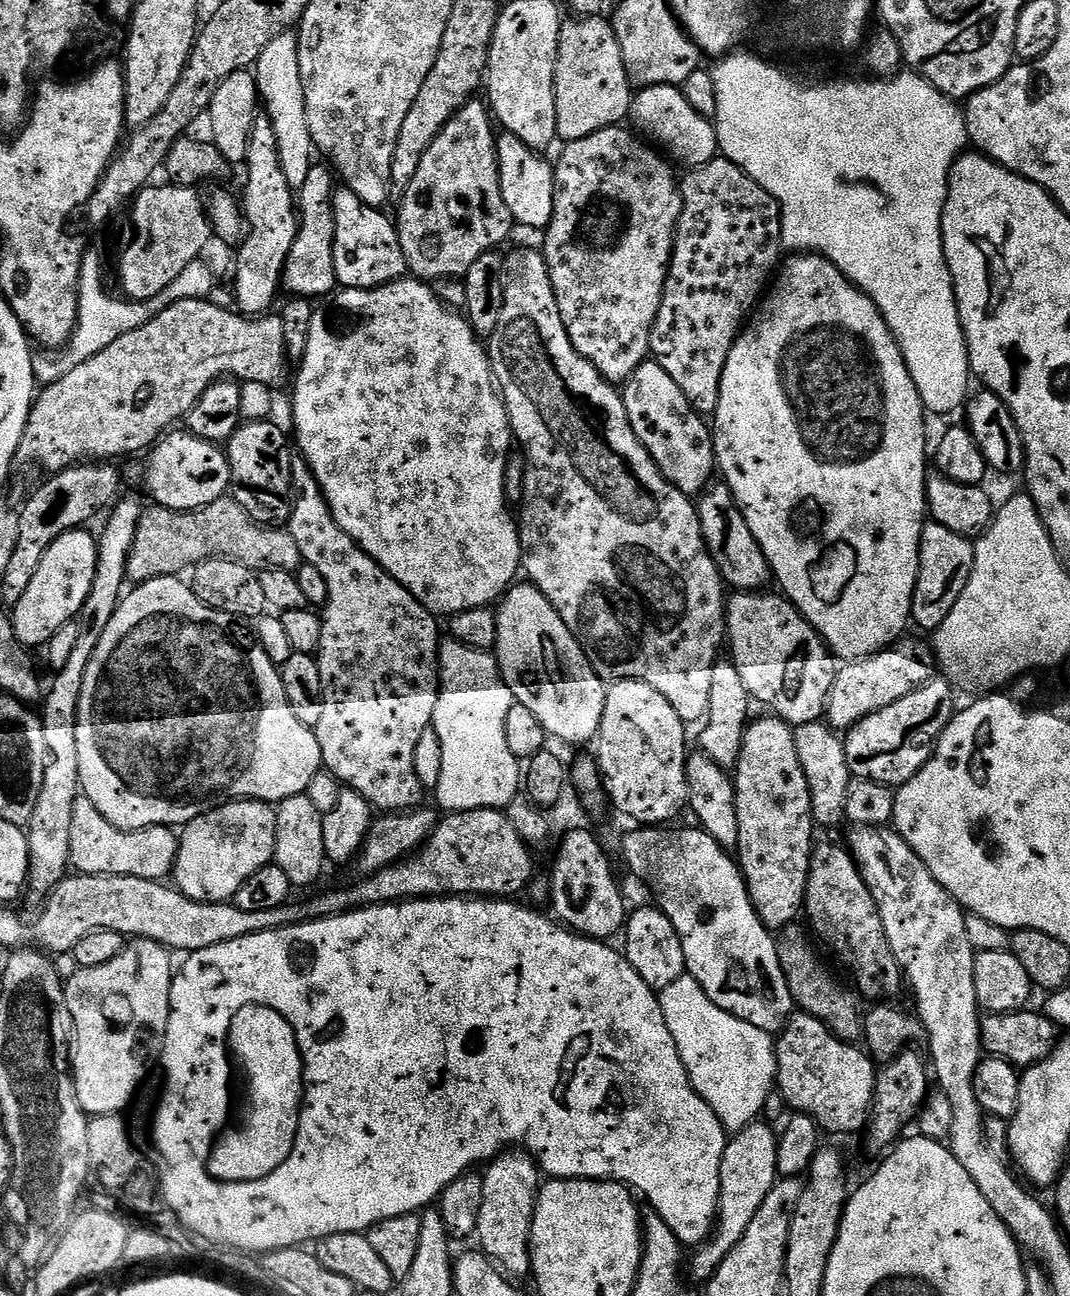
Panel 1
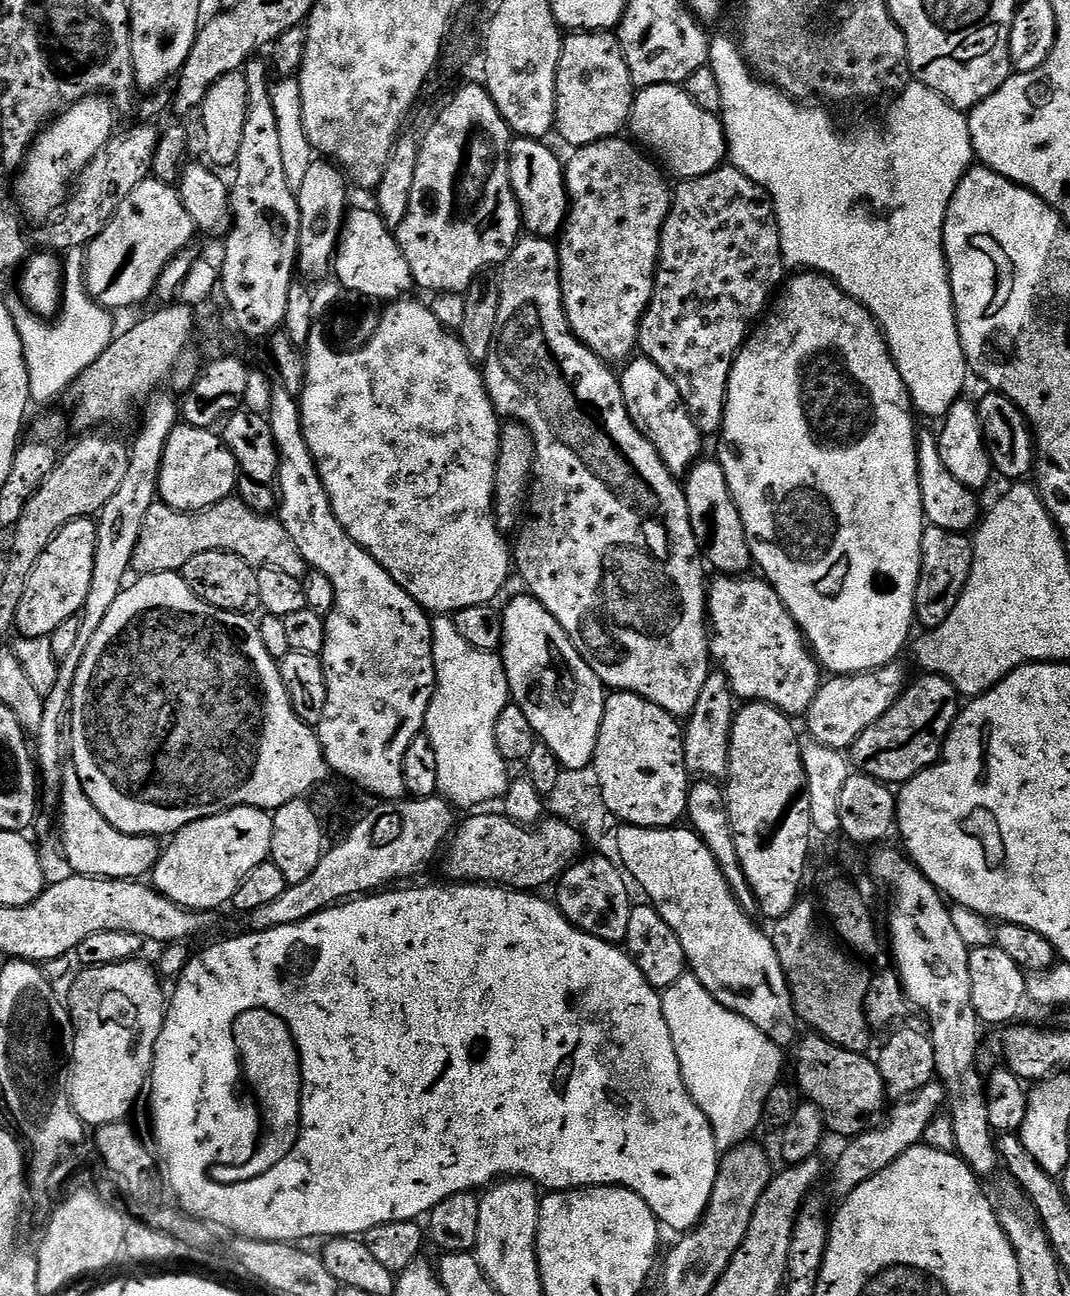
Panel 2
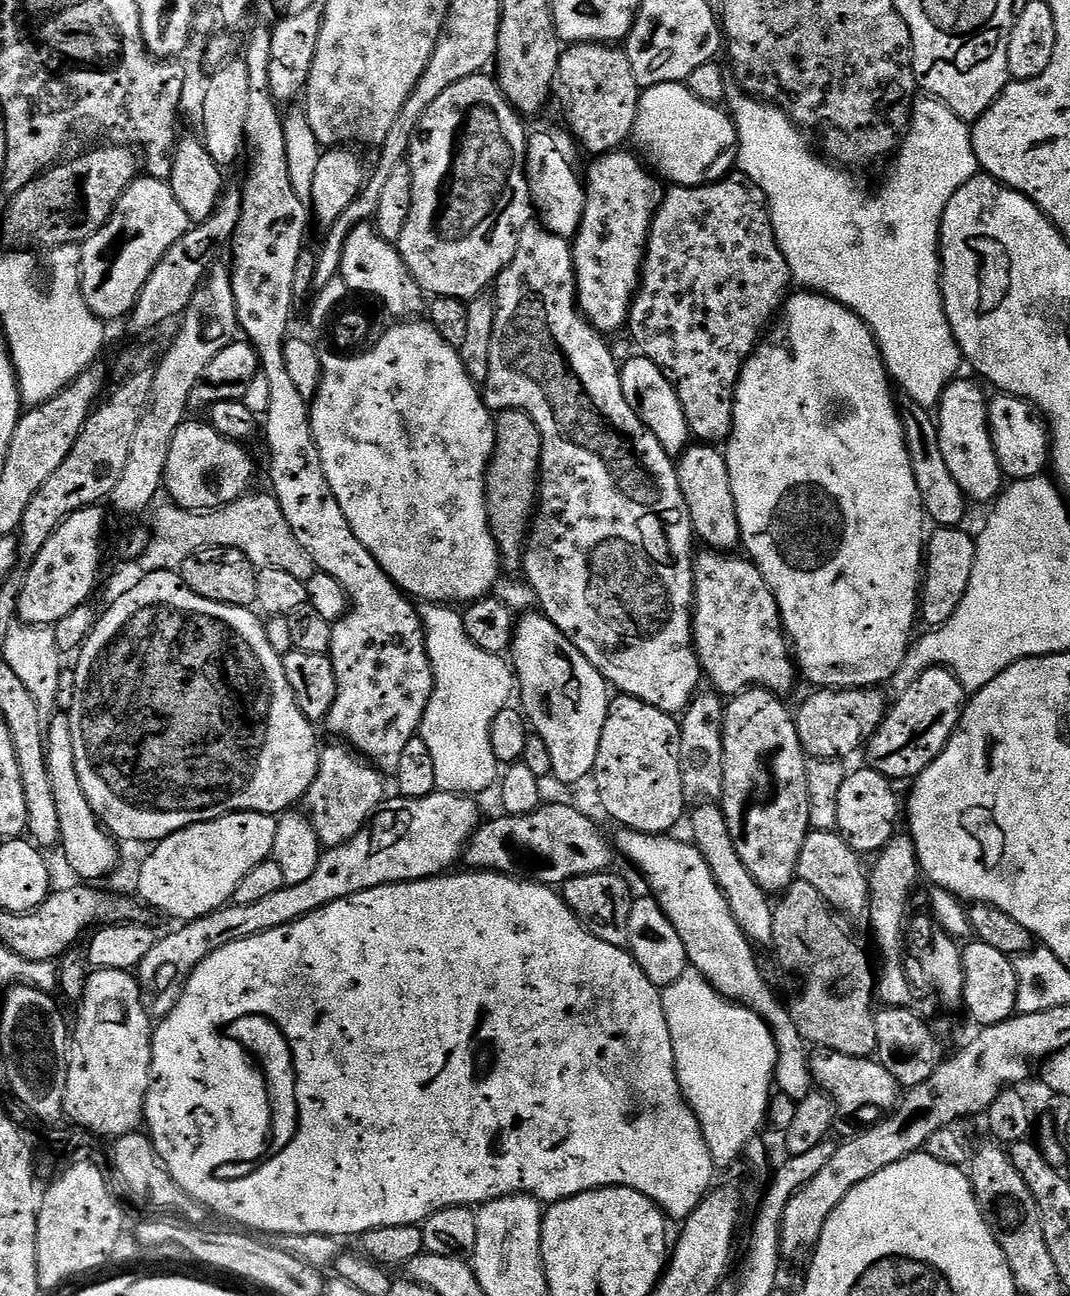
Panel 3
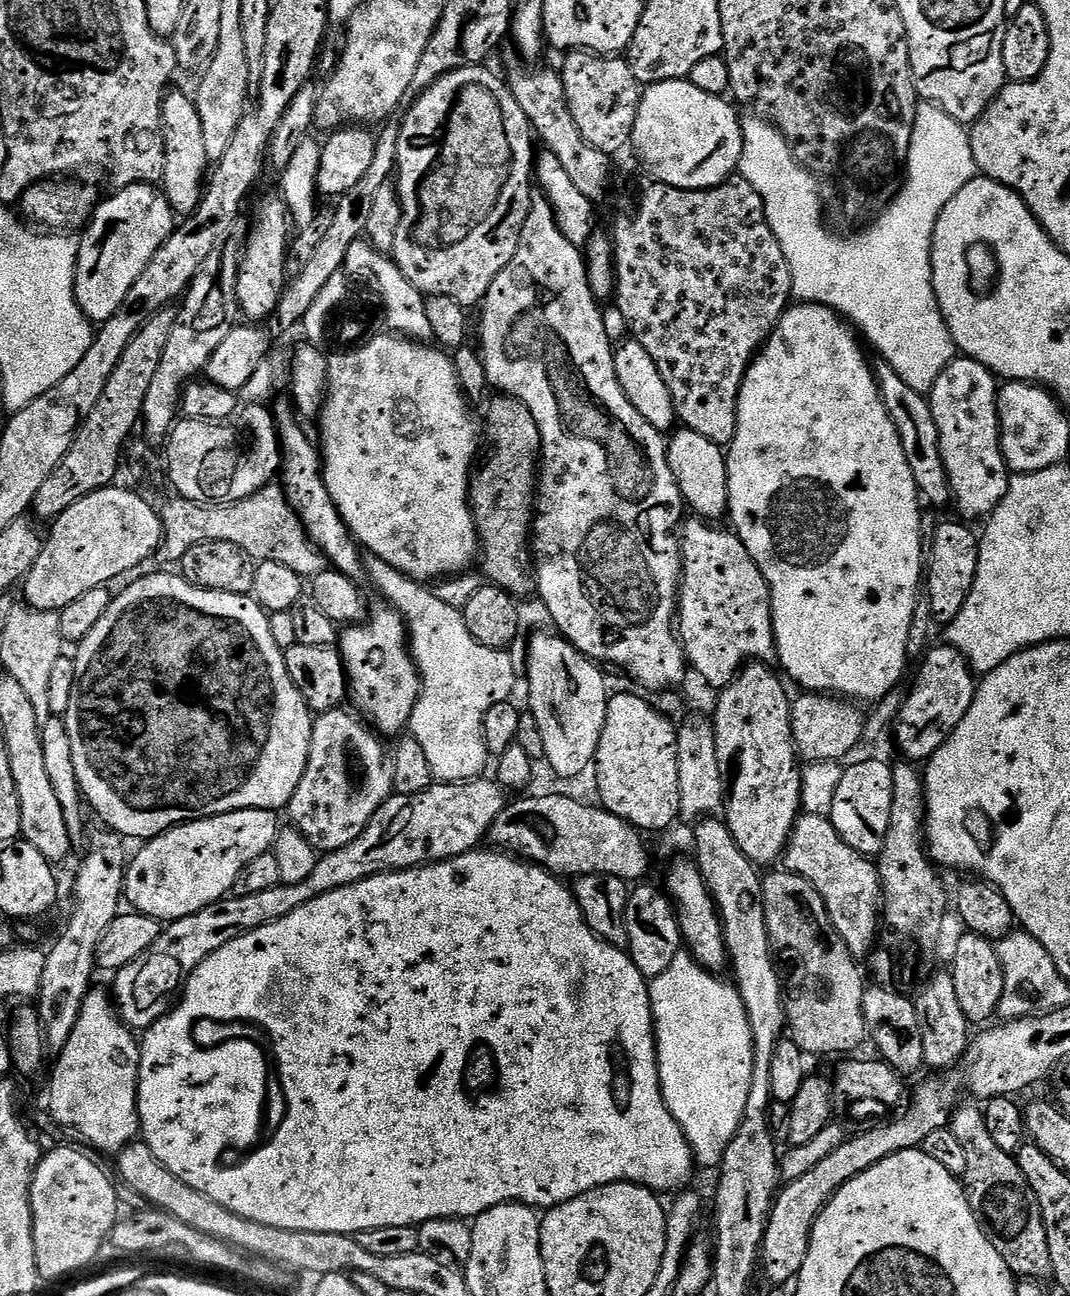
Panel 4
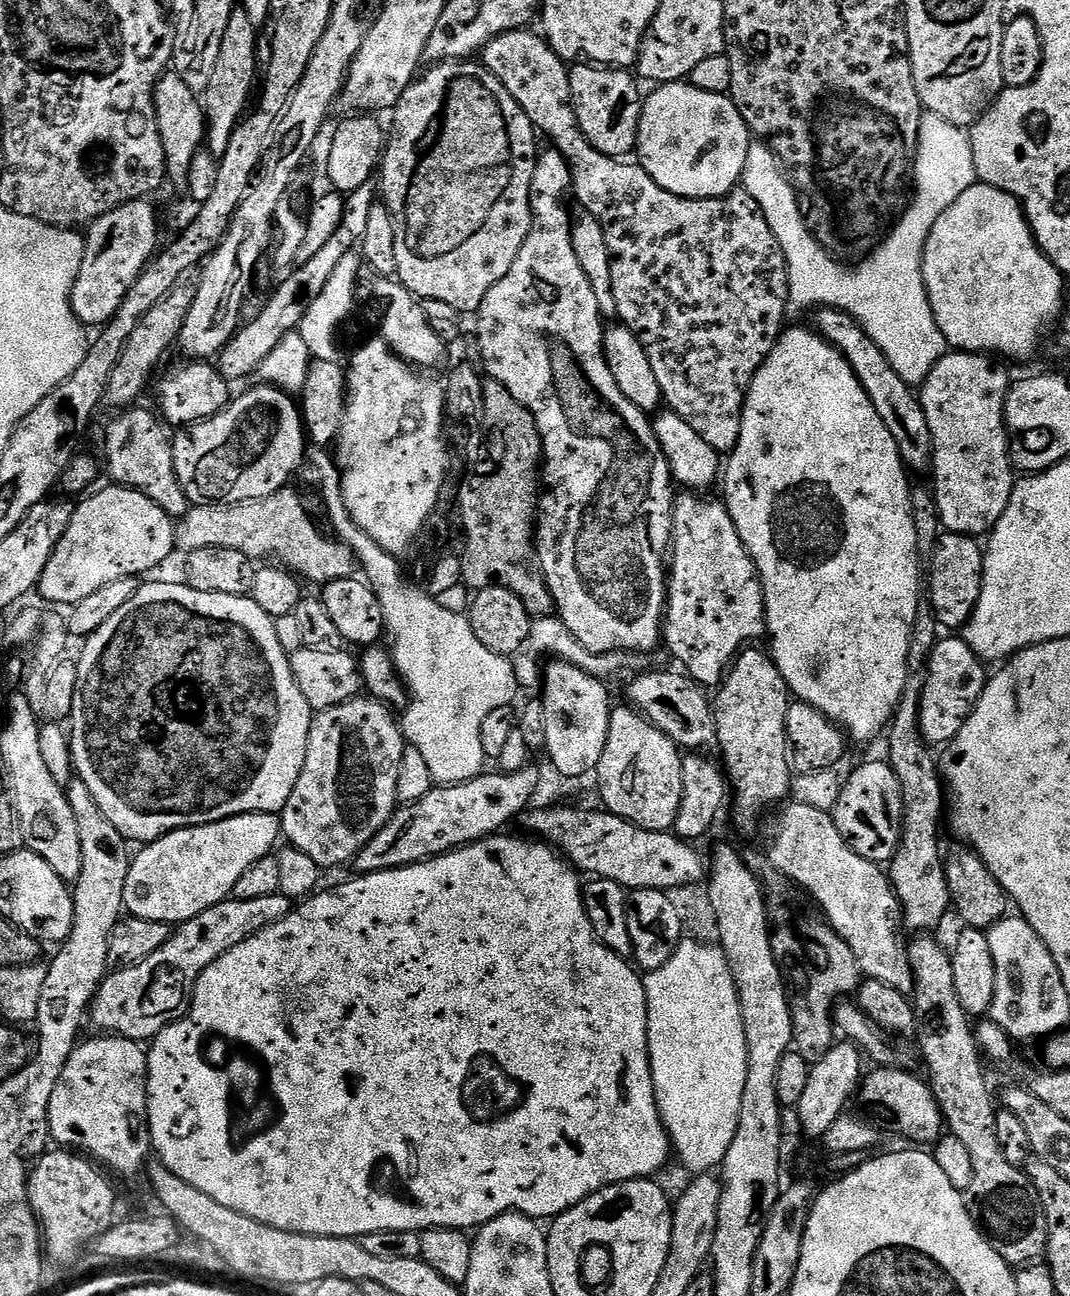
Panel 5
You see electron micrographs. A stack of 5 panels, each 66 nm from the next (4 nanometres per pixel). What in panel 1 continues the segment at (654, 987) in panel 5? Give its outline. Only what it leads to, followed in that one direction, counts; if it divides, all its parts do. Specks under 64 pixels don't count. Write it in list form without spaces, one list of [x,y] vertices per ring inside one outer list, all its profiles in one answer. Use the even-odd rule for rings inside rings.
[[[689,974],[659,989],[658,995],[666,1026],[670,1026],[674,1046],[678,1046],[678,1054],[686,1066],[692,1089],[703,1098],[706,1106],[710,1106],[710,1110],[714,1110],[714,1114],[718,1114],[718,1122],[722,1122],[725,1132],[735,1134],[747,1124],[757,1123],[759,1116],[756,1115],[763,1110],[768,1095],[774,1092],[776,1082],[776,1046],[773,1037],[716,1006]]]

